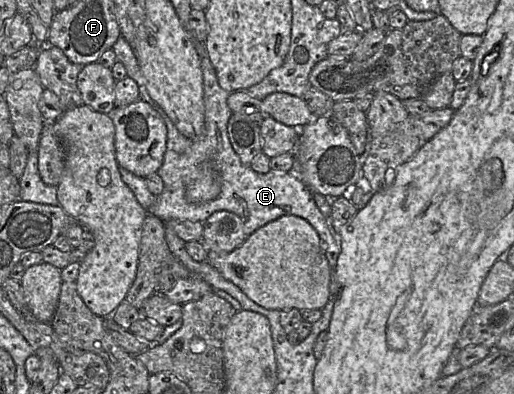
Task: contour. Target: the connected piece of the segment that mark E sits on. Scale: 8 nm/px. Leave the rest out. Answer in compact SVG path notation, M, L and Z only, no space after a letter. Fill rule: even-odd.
M121 35L114 43L112 50L116 55L116 61L124 65L127 76L138 85L139 99L148 103L159 114L167 129L163 163L156 172L163 181L164 189L156 197L155 203L147 209L148 214L158 217L163 222L179 219L198 221L203 224L214 212L230 211L242 220L246 237L250 236L258 228L282 216L298 216L309 222L317 231L329 265L332 269L335 268L340 254L340 247L331 234L325 217L315 203L313 192L294 172L270 170L266 174L256 173L250 166L244 165L233 150L227 134L227 123L232 114L227 105L227 98L230 93L219 86L215 69L208 58L207 52L206 55L200 58L203 79L204 127L199 136L189 139L177 130L167 114L149 96L146 89L146 79L142 74L135 54ZM199 164L212 164L212 168L220 174L221 192L212 201L194 204L188 202L185 197L185 176L189 175Z

